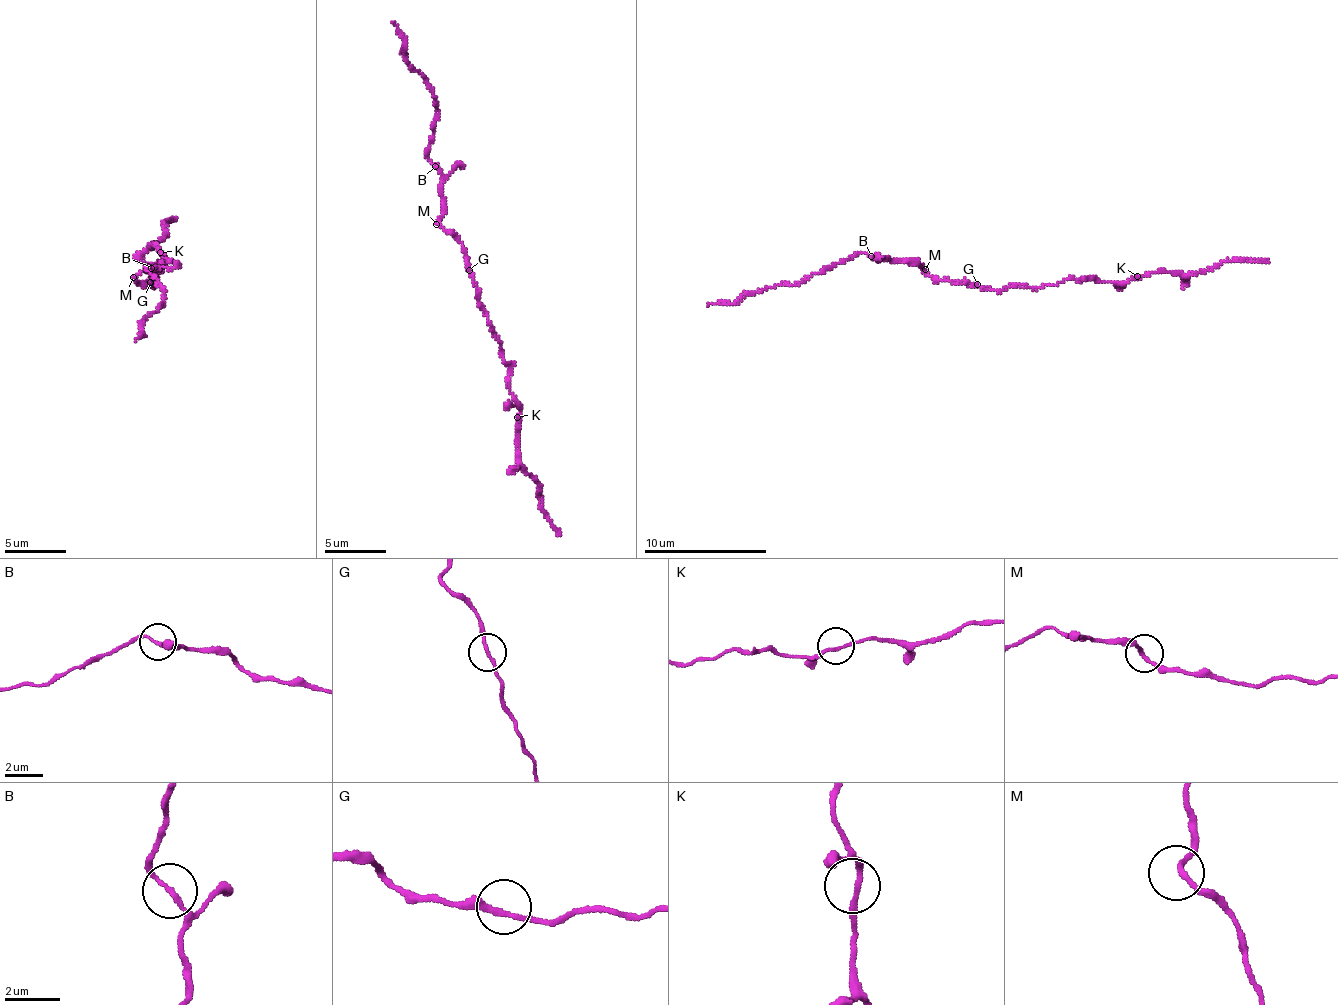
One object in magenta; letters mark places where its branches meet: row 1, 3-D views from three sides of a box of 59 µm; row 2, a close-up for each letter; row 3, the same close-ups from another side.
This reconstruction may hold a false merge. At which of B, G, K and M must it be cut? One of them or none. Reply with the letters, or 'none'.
none

